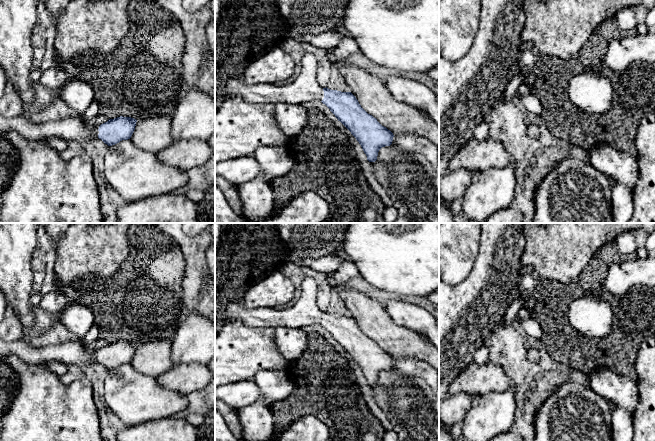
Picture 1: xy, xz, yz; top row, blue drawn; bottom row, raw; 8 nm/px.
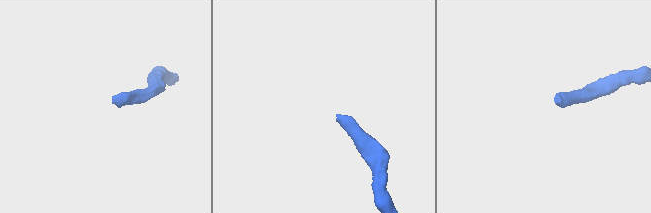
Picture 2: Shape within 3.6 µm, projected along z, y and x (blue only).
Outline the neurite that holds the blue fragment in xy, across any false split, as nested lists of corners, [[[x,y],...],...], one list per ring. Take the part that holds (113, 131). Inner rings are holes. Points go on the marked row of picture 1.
[[[71,113],[67,117],[49,122],[33,122],[22,114],[6,118],[0,116],[0,133],[15,131],[29,141],[58,137],[71,143],[85,141],[97,136],[108,146],[131,138],[137,120],[131,117],[117,117],[101,124],[97,130],[90,123],[81,119],[80,115]]]

